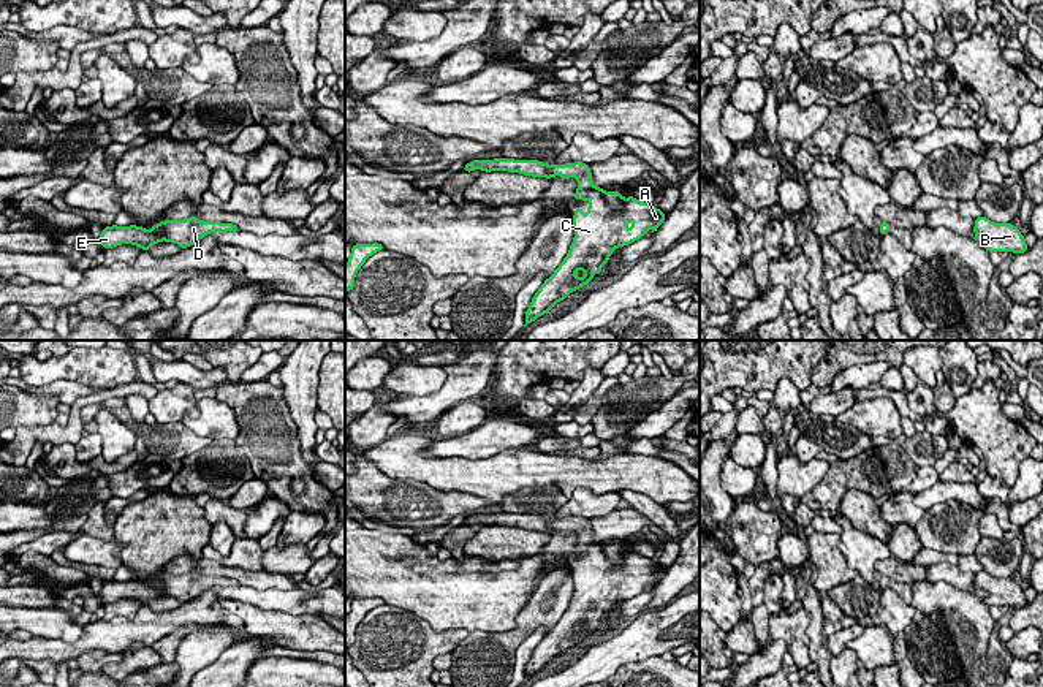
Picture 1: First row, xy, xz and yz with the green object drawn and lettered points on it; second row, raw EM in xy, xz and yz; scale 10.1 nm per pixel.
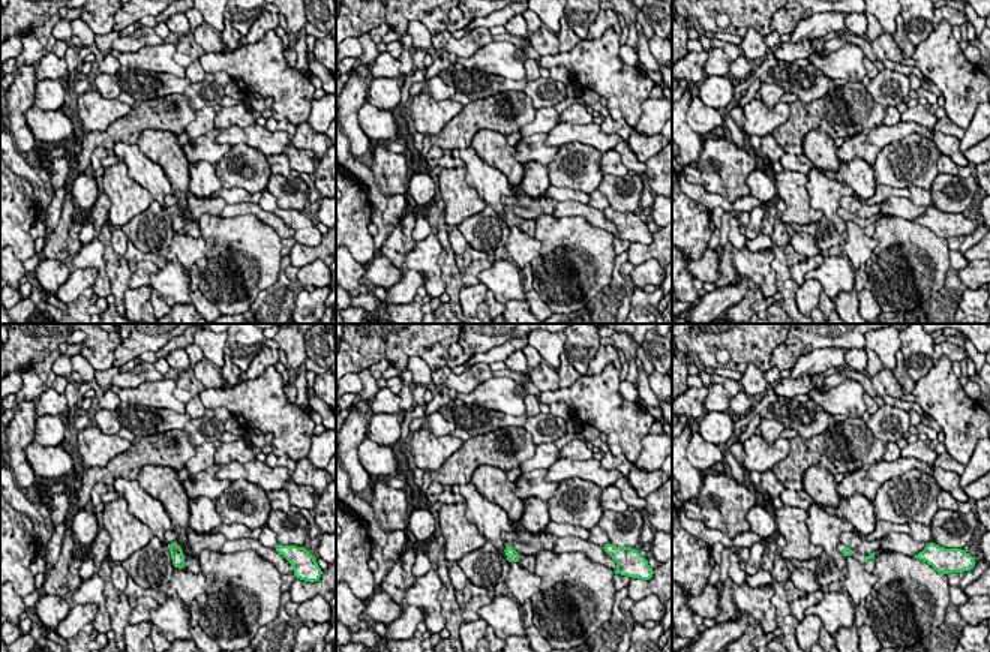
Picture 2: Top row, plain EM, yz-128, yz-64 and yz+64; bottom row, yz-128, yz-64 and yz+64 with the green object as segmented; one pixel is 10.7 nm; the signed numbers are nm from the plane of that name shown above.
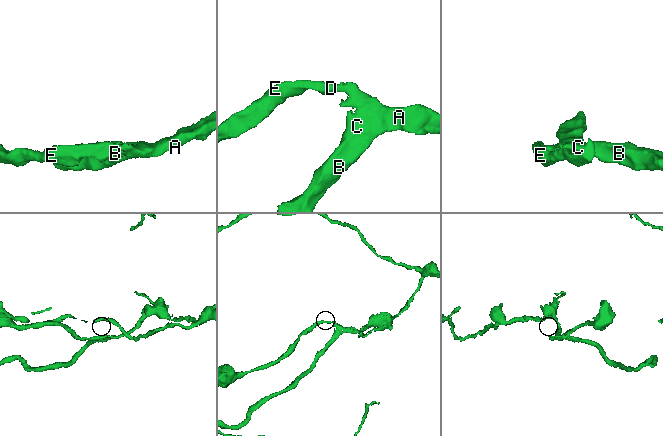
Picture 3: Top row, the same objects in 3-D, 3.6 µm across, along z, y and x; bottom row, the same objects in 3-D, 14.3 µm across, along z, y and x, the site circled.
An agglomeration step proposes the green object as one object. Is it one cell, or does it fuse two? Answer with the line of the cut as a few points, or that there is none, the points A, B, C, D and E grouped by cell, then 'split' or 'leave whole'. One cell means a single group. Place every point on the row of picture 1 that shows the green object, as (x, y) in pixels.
no cut; A B C D E; leave whole

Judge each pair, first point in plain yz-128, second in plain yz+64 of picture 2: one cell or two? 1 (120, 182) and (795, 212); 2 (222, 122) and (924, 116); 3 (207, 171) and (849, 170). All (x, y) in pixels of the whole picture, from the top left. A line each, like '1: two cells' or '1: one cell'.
1: one cell
2: one cell
3: one cell

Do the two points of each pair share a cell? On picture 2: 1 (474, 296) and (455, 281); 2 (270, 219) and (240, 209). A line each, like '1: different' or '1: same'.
1: different
2: same

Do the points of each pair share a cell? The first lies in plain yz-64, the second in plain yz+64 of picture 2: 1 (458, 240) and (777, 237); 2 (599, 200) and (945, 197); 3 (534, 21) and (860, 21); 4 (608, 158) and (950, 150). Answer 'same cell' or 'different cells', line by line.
1: different cells
2: different cells
3: different cells
4: different cells

